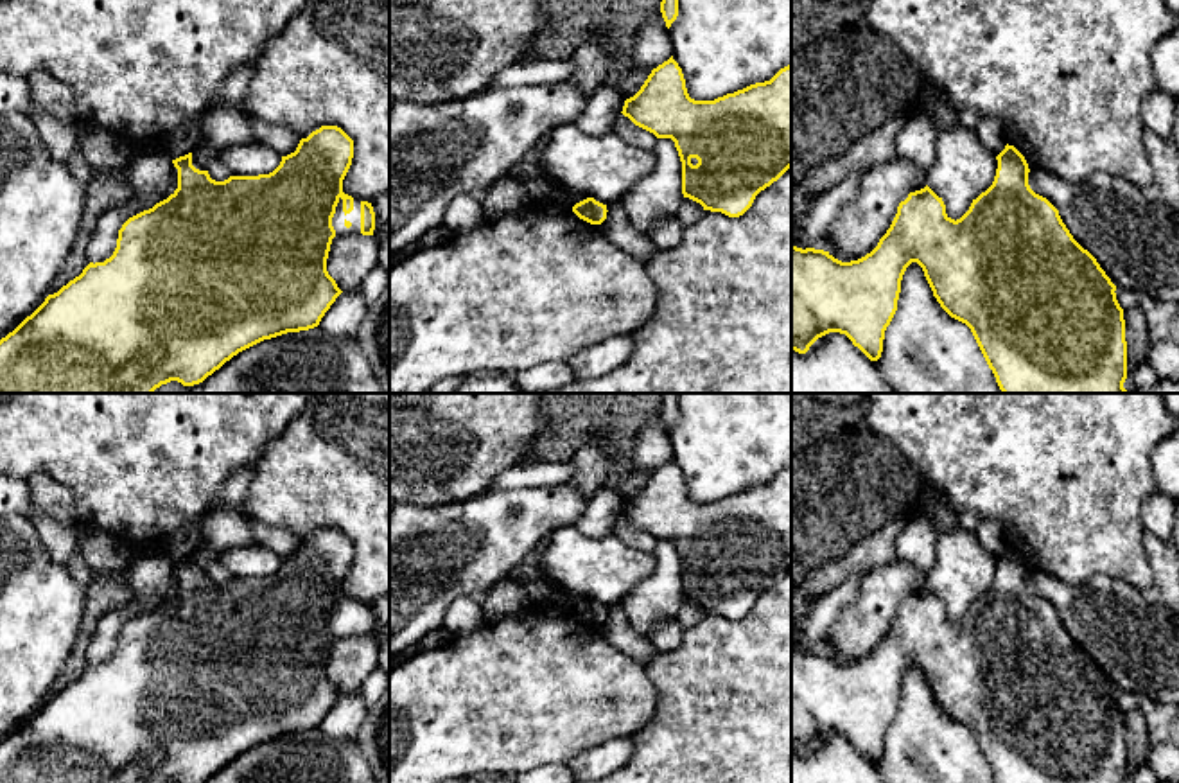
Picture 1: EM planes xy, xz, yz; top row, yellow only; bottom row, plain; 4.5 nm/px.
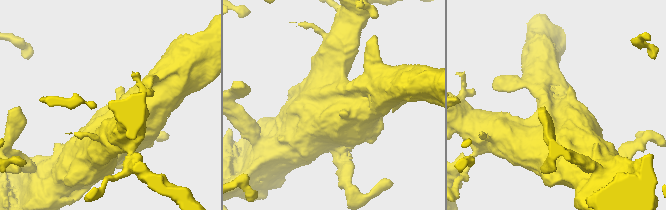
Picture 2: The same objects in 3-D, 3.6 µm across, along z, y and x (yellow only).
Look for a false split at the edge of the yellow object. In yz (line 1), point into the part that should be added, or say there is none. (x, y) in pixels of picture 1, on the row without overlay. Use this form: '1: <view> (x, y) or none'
1: none

